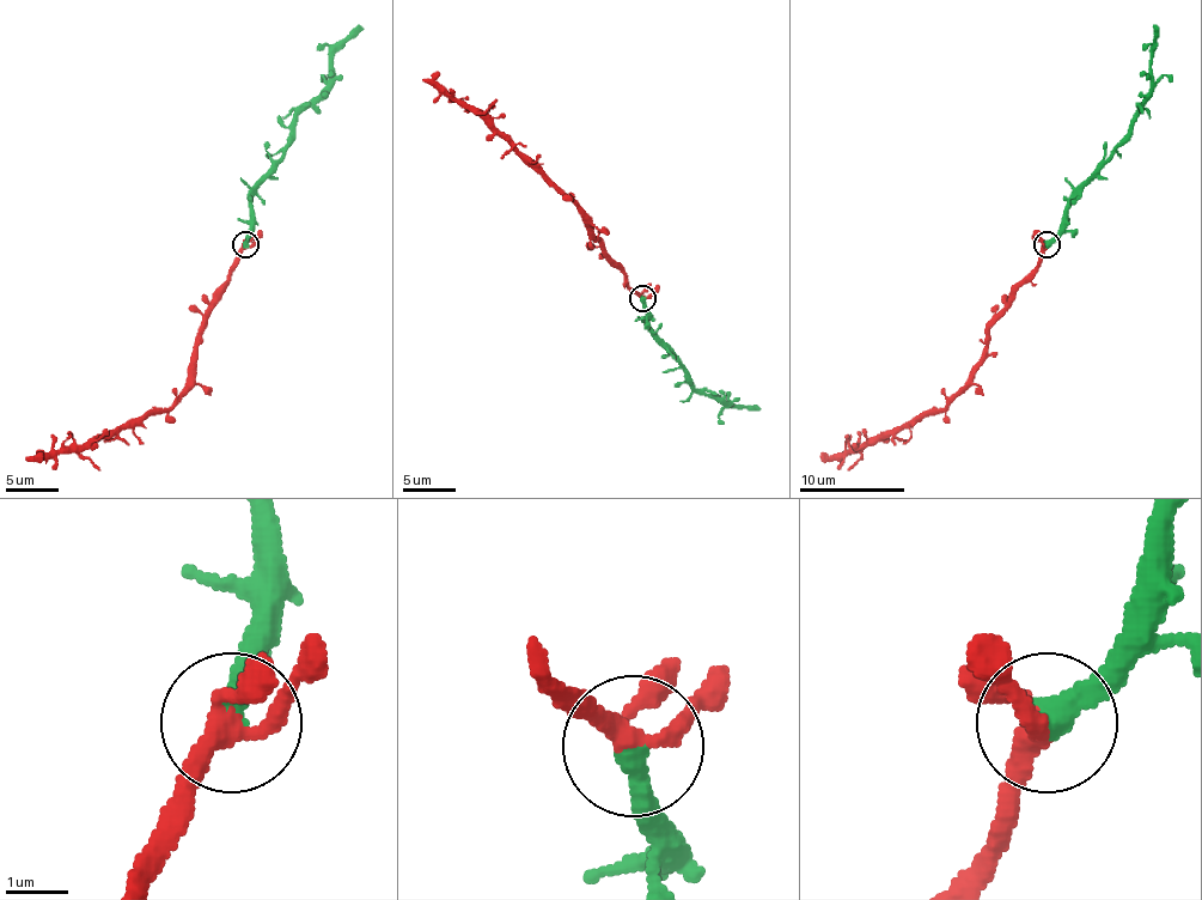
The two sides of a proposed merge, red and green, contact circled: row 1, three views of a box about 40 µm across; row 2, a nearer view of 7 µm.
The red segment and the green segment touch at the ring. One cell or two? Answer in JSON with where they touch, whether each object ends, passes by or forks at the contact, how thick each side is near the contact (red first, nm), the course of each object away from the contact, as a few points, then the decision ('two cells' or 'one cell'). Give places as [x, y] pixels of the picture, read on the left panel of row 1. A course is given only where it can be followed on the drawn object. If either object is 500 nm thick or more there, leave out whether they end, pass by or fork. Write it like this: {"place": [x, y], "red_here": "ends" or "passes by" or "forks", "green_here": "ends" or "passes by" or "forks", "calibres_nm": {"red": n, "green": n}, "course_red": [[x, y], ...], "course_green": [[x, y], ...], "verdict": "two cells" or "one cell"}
{"place": [245, 244], "red_here": "passes by", "green_here": "ends", "calibres_nm": {"red": 320, "green": 440}, "course_red": [[245, 244], [235, 271], [200, 328], [195, 381], [169, 407], [153, 407], [79, 444], [68, 444], [26, 460]], "course_green": [[245, 244], [250, 229], [250, 189], [282, 157], [298, 115], [327, 86], [329, 60], [364, 28]], "verdict": "one cell"}

